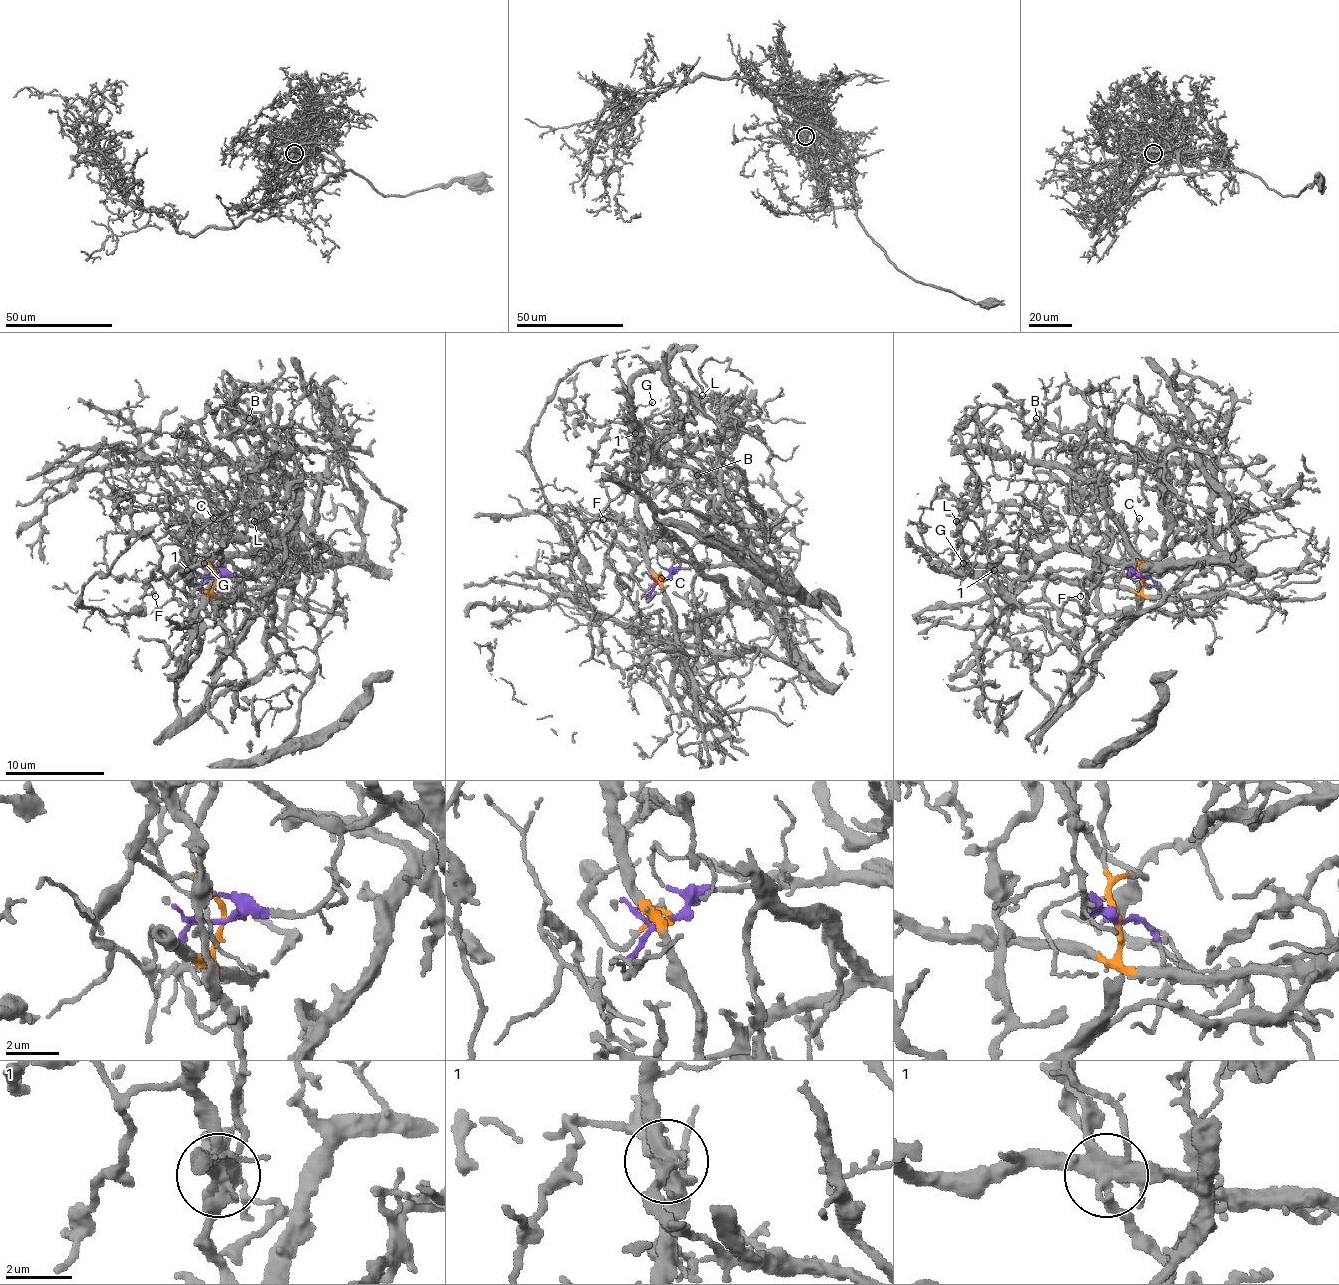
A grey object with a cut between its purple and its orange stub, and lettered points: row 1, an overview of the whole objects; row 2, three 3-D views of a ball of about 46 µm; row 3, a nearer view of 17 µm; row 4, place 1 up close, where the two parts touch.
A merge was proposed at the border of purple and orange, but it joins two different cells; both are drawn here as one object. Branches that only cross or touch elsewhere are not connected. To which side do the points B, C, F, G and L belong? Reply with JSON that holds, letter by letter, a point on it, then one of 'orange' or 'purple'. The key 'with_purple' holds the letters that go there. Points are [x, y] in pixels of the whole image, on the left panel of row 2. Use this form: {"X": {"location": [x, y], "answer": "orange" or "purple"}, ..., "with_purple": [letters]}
{"B": {"location": [249, 418], "answer": "purple"}, "C": {"location": [213, 518], "answer": "orange"}, "F": {"location": [155, 596], "answer": "orange"}, "G": {"location": [204, 563], "answer": "orange"}, "L": {"location": [254, 521], "answer": "purple"}, "with_purple": ["B", "L"]}

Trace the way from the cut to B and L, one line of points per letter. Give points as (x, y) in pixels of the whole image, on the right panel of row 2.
B: (1142, 577), (1129, 574), (1124, 535), (1100, 490), (1055, 463), (1060, 436), (1045, 423), (1025, 431), (1035, 418)
L: (1142, 577), (1129, 574), (1124, 537), (1127, 562), (1107, 562), (1077, 552), (976, 547), (956, 520)

